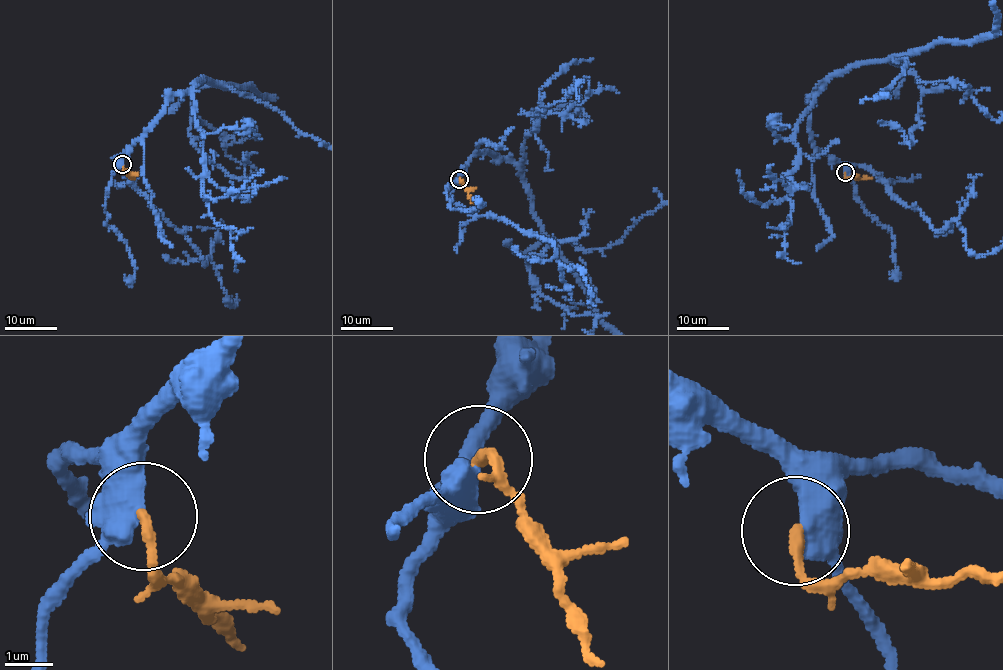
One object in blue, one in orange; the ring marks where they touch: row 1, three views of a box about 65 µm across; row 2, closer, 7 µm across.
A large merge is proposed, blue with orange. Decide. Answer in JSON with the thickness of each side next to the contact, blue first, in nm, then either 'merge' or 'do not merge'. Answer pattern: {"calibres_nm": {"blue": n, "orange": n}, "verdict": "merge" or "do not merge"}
{"calibres_nm": {"blue": 460, "orange": 220}, "verdict": "do not merge"}

